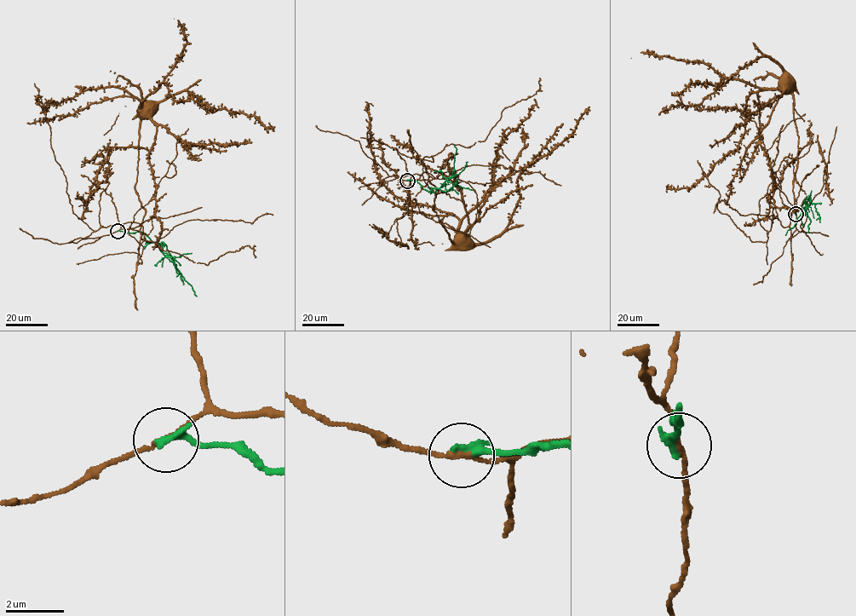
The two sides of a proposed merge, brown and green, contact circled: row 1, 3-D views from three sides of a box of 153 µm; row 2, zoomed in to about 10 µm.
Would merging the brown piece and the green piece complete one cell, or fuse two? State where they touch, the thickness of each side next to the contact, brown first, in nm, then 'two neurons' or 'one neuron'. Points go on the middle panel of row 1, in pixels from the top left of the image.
at (407, 181); 160 nm thick on the brown side, 300 nm on the other; two neurons

